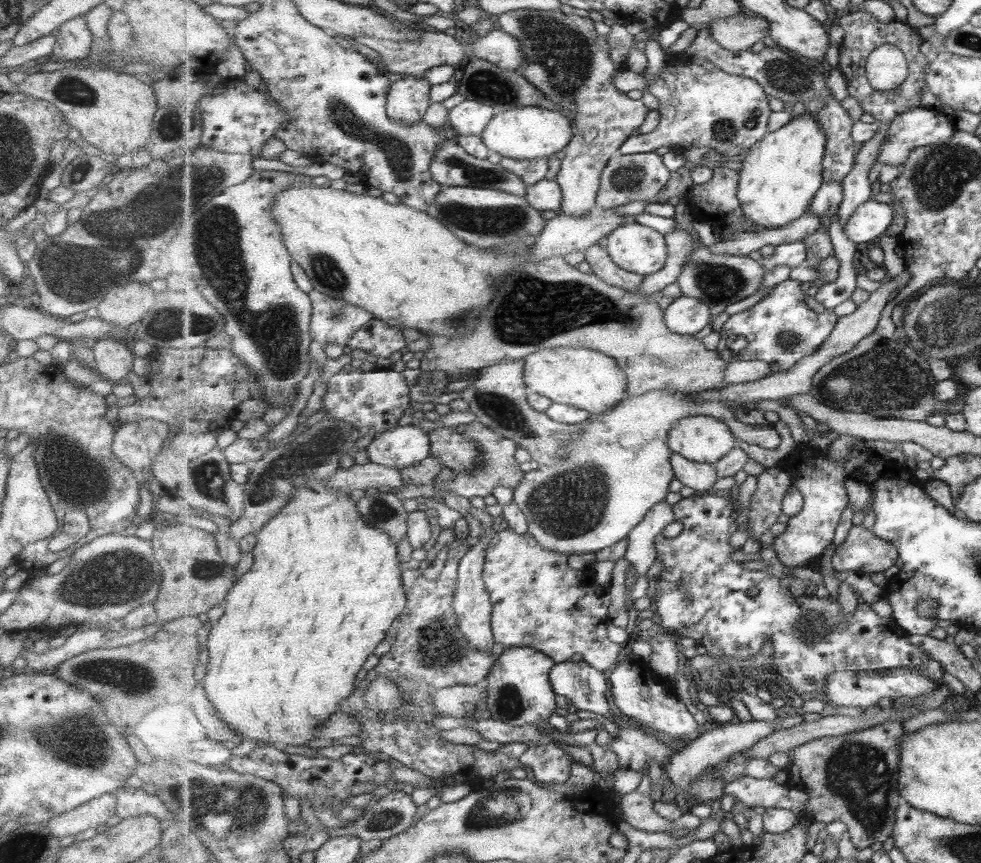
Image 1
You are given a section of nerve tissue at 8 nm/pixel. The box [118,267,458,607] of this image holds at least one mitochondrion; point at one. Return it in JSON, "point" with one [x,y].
{"point":[281,476]}

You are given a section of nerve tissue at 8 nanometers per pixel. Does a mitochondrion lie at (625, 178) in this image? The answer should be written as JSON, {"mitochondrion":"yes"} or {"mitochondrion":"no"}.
{"mitochondrion":"yes"}

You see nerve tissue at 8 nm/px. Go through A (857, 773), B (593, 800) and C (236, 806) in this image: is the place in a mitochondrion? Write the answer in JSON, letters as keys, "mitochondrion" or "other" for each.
{"A":"mitochondrion","B":"other","C":"mitochondrion"}

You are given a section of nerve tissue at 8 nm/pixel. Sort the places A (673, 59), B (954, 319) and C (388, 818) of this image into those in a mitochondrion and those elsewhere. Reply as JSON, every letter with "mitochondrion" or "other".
{"A":"other","B":"mitochondrion","C":"mitochondrion"}

